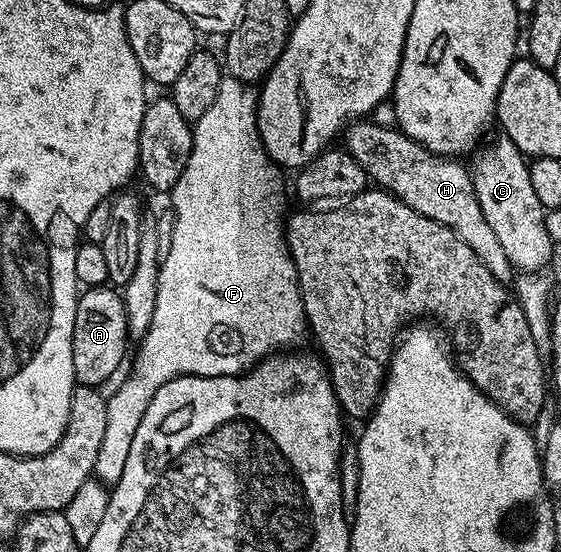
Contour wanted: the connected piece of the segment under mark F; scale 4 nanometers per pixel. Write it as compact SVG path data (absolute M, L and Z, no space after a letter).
M223 78L216 101L212 101L208 113L193 124L193 129L194 144L188 165L184 165L180 181L176 181L174 190L168 195L174 213L172 249L161 256L151 327L137 344L138 356L130 376L118 387L119 393L126 395L134 407L111 405L108 409L104 441L94 466L98 473L117 473L124 469L130 438L136 433L136 425L140 425L140 417L144 417L144 408L152 397L156 397L160 385L168 385L168 381L181 375L240 375L279 349L293 348L290 346L308 331L302 295L298 291L296 265L286 244L280 168L267 155L262 138L258 136L255 88L238 79Z

